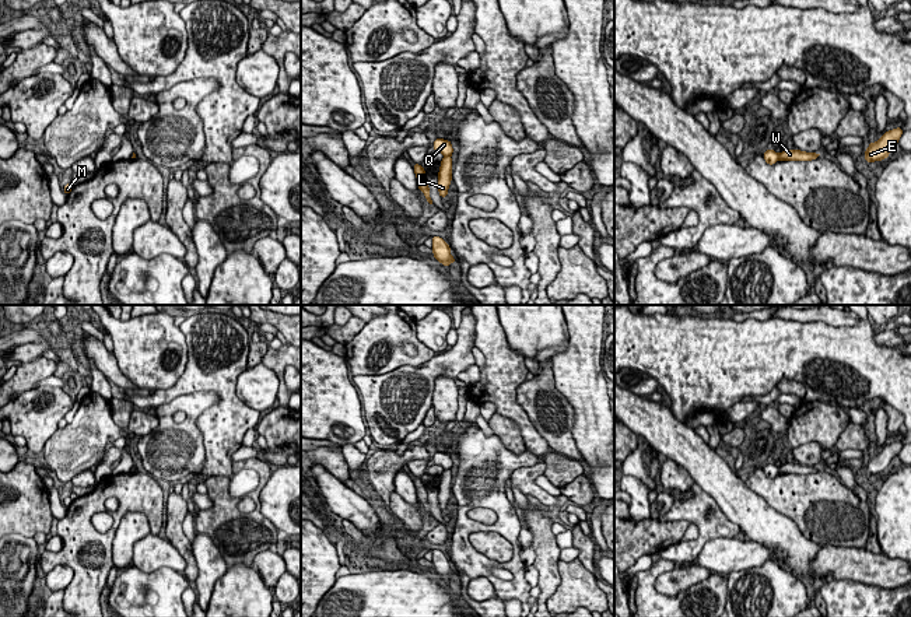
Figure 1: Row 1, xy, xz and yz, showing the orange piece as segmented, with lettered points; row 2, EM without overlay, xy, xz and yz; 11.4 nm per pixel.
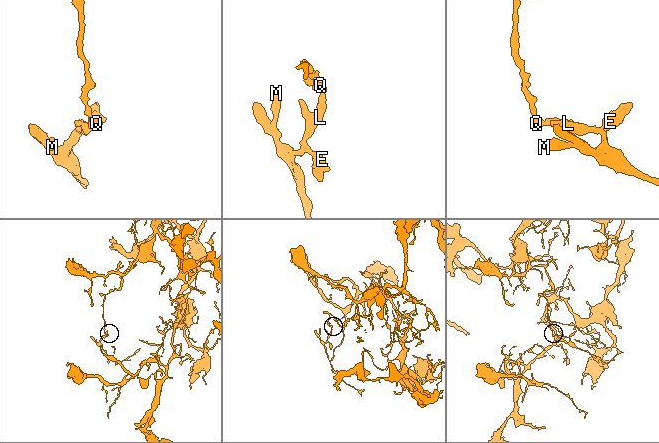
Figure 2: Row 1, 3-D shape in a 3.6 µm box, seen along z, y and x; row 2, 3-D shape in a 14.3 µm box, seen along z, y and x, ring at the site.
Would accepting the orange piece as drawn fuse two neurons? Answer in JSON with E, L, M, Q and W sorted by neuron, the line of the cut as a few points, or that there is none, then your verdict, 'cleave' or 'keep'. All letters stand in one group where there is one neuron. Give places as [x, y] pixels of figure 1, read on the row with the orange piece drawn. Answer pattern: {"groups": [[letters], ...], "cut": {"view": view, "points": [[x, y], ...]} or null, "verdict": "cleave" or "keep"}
{"groups": [["E", "L", "M", "W"], ["Q"]], "cut": {"view": "xz", "points": [[449, 155], [445, 157]]}, "verdict": "cleave"}

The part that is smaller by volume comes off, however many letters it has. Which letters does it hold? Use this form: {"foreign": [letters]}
{"foreign": ["E", "L", "M", "W"]}

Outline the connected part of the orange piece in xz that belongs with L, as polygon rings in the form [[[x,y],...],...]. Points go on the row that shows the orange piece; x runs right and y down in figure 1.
[[[444,157],[444,159],[441,161],[441,168],[439,168],[439,173],[438,173],[438,192],[439,196],[445,199],[445,196],[448,194],[448,187],[449,183],[452,180],[452,159],[451,157]]]

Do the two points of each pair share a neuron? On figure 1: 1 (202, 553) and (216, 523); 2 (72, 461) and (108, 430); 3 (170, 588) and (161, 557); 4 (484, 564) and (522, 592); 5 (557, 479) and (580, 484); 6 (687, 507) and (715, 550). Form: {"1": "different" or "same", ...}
{"1": "different", "2": "same", "3": "different", "4": "same", "5": "different", "6": "different"}

